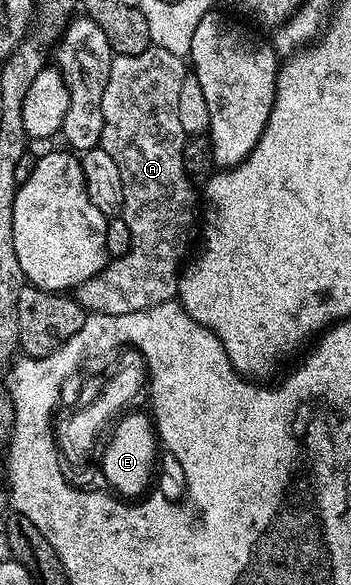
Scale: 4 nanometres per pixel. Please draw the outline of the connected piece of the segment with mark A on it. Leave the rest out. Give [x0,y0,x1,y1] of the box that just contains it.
[75,46,198,314]

